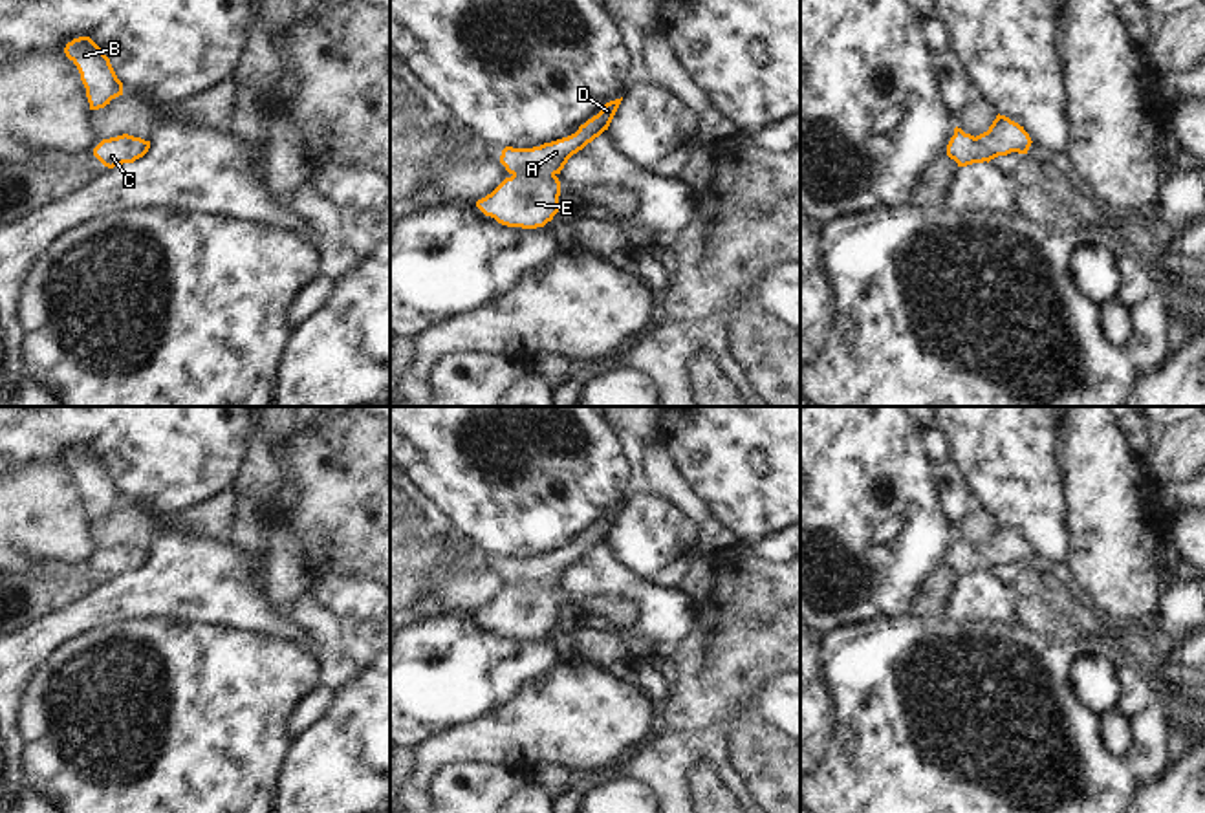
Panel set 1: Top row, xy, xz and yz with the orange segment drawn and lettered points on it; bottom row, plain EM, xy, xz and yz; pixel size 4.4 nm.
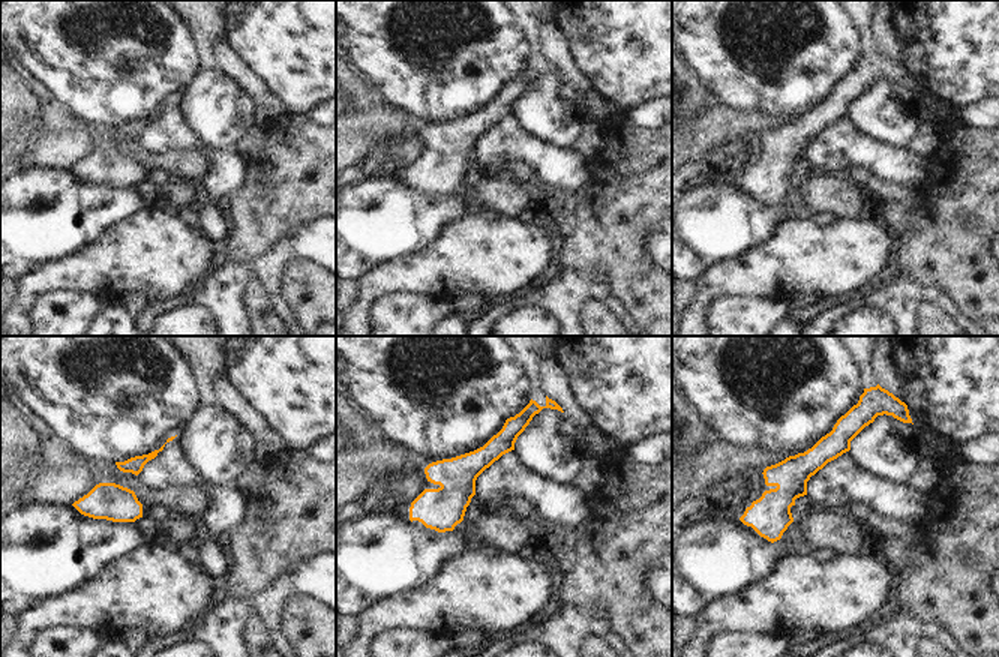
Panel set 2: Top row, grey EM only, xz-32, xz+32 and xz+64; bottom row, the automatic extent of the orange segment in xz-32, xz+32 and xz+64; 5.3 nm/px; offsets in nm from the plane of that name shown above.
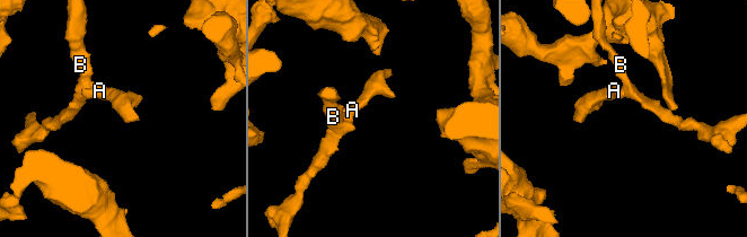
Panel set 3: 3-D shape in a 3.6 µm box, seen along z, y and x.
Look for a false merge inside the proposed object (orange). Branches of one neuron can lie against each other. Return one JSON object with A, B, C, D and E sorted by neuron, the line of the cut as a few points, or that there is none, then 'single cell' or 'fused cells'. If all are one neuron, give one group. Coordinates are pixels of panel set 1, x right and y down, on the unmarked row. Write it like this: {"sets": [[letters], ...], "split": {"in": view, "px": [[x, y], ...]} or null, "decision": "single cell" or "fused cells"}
{"sets": [["A", "B", "C", "D", "E"]], "split": null, "decision": "single cell"}

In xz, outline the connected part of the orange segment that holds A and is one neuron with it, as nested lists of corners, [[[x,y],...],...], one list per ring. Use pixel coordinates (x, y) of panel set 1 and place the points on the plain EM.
[[[621,509],[606,513],[597,526],[588,529],[568,547],[533,558],[505,557],[500,573],[511,584],[476,617],[507,637],[544,637],[559,623],[559,584],[568,569],[608,540]]]

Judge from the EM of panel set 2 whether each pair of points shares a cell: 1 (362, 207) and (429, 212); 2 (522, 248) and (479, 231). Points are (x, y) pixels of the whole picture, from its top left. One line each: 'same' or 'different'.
1: same
2: same

